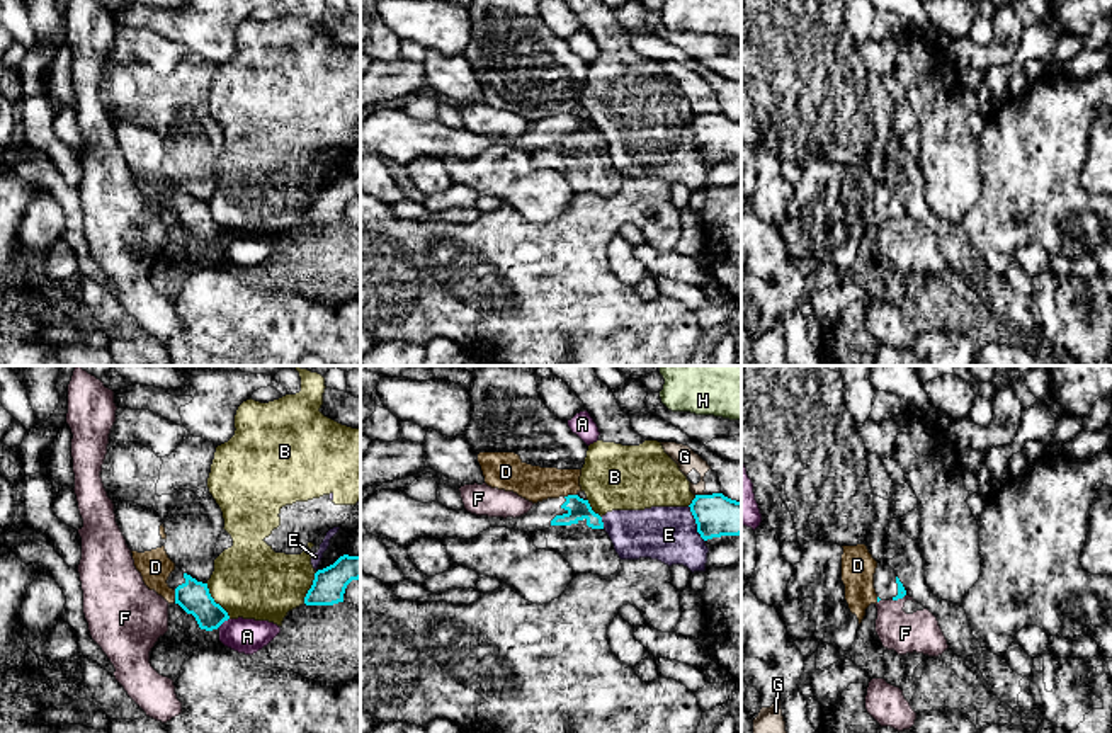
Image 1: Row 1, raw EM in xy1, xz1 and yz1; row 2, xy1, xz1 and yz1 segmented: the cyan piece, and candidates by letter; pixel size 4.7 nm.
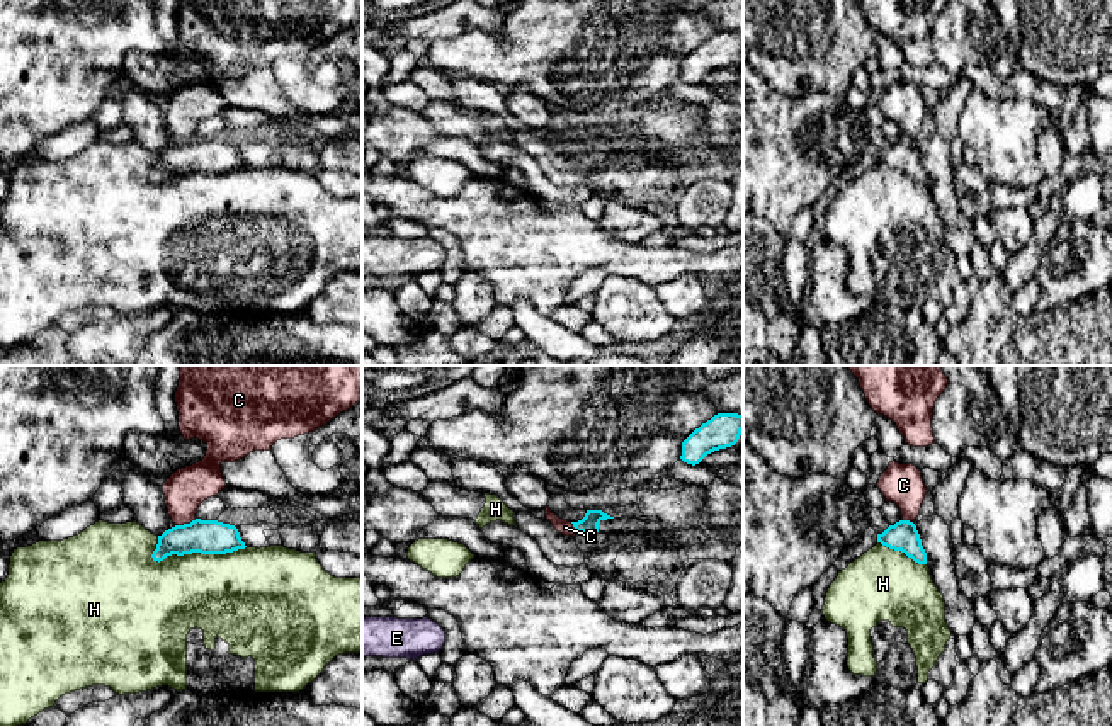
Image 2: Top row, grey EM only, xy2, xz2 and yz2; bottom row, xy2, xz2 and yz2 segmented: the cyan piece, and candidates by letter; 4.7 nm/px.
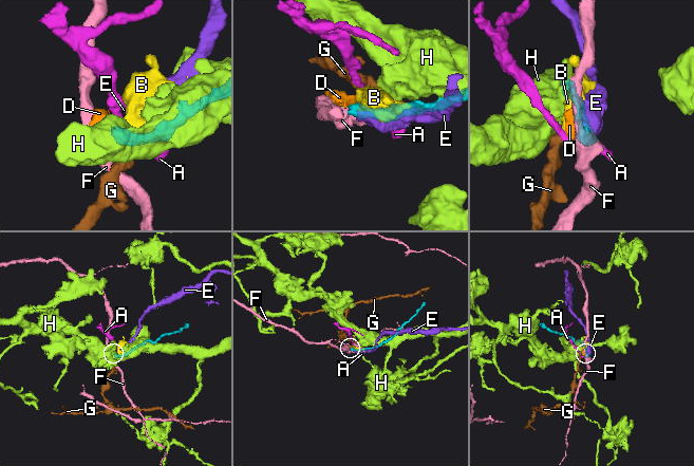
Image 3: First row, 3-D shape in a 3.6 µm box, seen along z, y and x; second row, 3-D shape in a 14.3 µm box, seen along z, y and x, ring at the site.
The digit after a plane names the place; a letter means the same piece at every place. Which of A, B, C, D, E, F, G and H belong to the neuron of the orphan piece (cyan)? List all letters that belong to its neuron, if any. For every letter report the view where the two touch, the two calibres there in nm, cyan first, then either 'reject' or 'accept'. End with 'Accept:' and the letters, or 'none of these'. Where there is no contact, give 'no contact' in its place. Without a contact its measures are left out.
A: contact in xy1; calibres 150 and 160 nm; reject
B: contact in xy1; calibres 150 and 360 nm; reject
C: contact in xy2; calibres 160 and 190 nm; reject
D: contact in xy1; calibres 150 and 160 nm; reject
E: contact in xz1; calibres 200 and 260 nm; reject
F: contact in yz1; calibres 50 and 190 nm; reject
G: contact in xz1; calibres 200 and 100 nm; reject
H: contact in xy2; calibres 160 and 400 nm; reject
Accept: none of these

